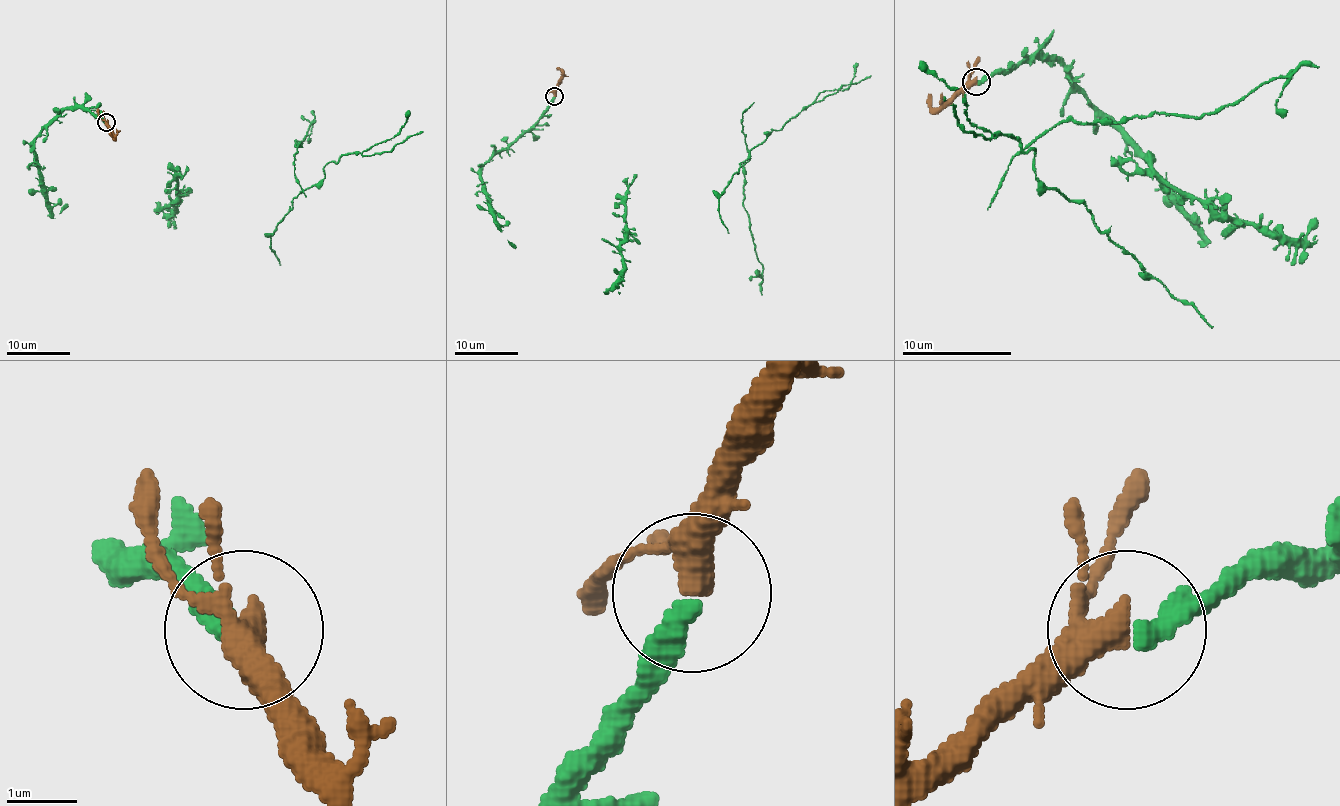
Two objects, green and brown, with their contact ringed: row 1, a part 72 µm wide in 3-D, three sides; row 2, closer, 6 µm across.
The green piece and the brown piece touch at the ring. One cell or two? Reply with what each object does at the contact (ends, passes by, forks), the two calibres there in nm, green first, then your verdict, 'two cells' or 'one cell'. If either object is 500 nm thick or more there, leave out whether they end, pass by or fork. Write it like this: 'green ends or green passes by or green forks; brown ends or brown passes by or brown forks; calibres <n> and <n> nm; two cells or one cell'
green ends; brown forks; calibres 360 and 280 nm; one cell

